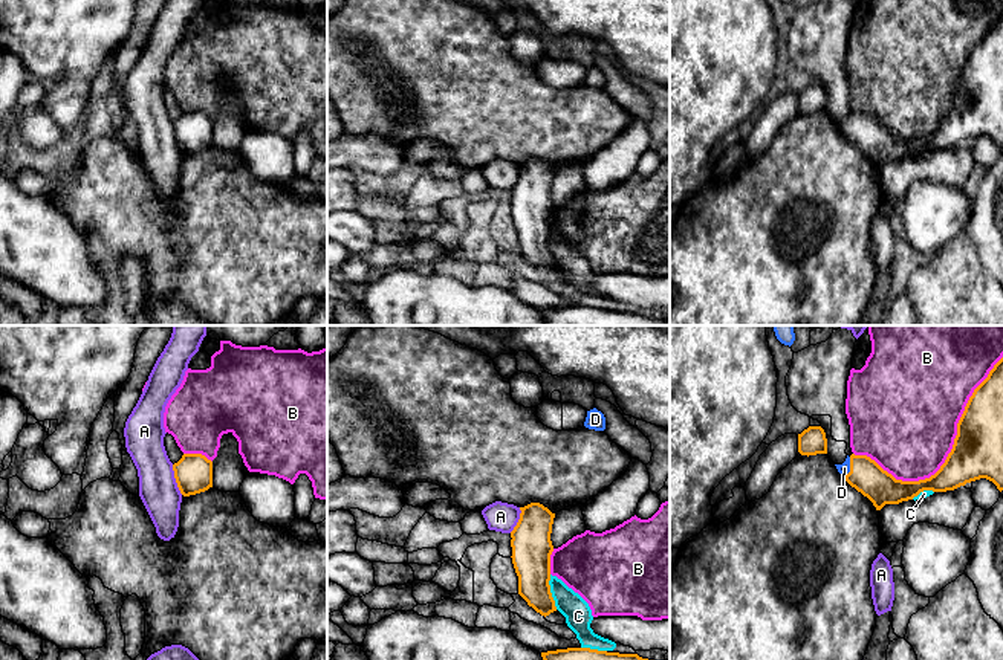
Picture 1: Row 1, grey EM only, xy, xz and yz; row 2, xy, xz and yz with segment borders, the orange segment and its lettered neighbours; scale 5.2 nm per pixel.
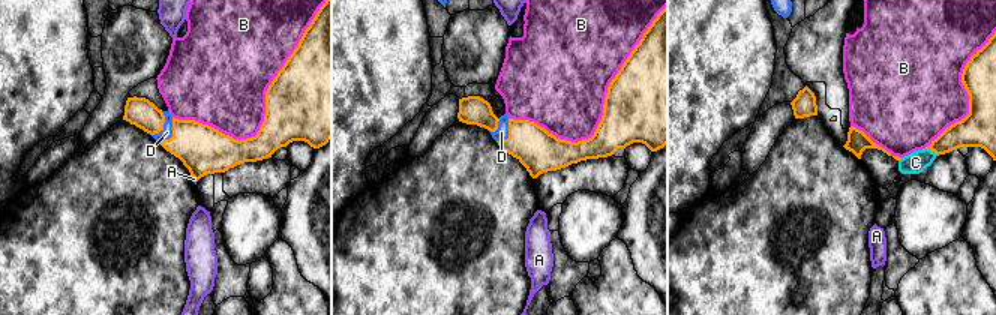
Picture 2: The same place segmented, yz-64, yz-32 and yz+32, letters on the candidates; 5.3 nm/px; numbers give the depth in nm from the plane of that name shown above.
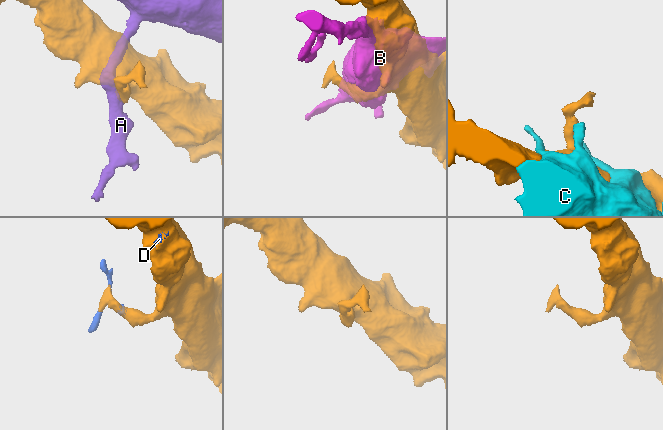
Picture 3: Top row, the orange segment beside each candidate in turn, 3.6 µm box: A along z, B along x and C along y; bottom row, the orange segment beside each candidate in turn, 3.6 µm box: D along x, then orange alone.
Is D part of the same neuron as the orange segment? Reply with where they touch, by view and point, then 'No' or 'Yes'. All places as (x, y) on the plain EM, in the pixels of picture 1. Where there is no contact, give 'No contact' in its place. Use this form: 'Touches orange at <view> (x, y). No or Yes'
Touches orange at yz (850, 126). Yes

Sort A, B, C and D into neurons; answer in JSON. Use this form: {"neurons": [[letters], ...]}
{"neurons": [["A"], ["B"], ["C"], ["D"]]}

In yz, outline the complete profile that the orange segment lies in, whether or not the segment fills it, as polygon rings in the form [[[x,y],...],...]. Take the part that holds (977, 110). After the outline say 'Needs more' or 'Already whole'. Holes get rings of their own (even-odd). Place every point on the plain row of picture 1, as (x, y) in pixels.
[[[1003,15],[994,23],[988,35],[974,47],[957,81],[957,93],[951,110],[940,127],[930,136],[919,139],[896,138],[867,113],[847,113],[842,122],[835,122],[844,138],[867,154],[876,168],[885,162],[913,157],[923,148],[946,150],[966,141],[986,136],[1003,148]]]. Needs more

